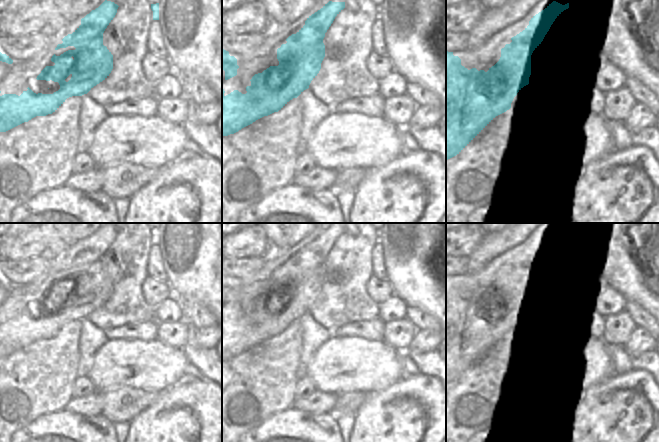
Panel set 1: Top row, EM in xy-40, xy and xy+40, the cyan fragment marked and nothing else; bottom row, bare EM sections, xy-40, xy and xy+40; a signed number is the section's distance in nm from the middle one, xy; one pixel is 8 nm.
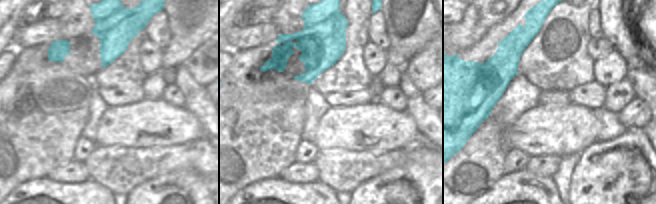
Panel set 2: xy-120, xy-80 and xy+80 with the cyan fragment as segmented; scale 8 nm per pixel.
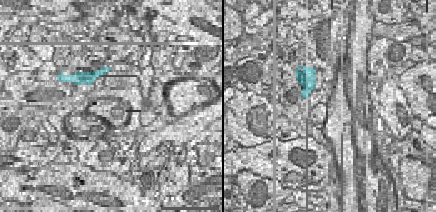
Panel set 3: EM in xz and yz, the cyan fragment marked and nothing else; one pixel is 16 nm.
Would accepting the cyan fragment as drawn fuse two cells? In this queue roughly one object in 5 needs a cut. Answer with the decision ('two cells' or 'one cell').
two cells

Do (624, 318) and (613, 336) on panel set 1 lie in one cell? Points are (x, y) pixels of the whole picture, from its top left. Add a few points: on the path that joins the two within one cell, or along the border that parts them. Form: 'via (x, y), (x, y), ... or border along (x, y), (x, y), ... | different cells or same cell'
via (623, 322), (623, 325), (617, 332) | same cell

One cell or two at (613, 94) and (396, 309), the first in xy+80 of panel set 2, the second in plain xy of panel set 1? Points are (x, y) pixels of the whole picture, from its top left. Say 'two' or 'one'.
two

